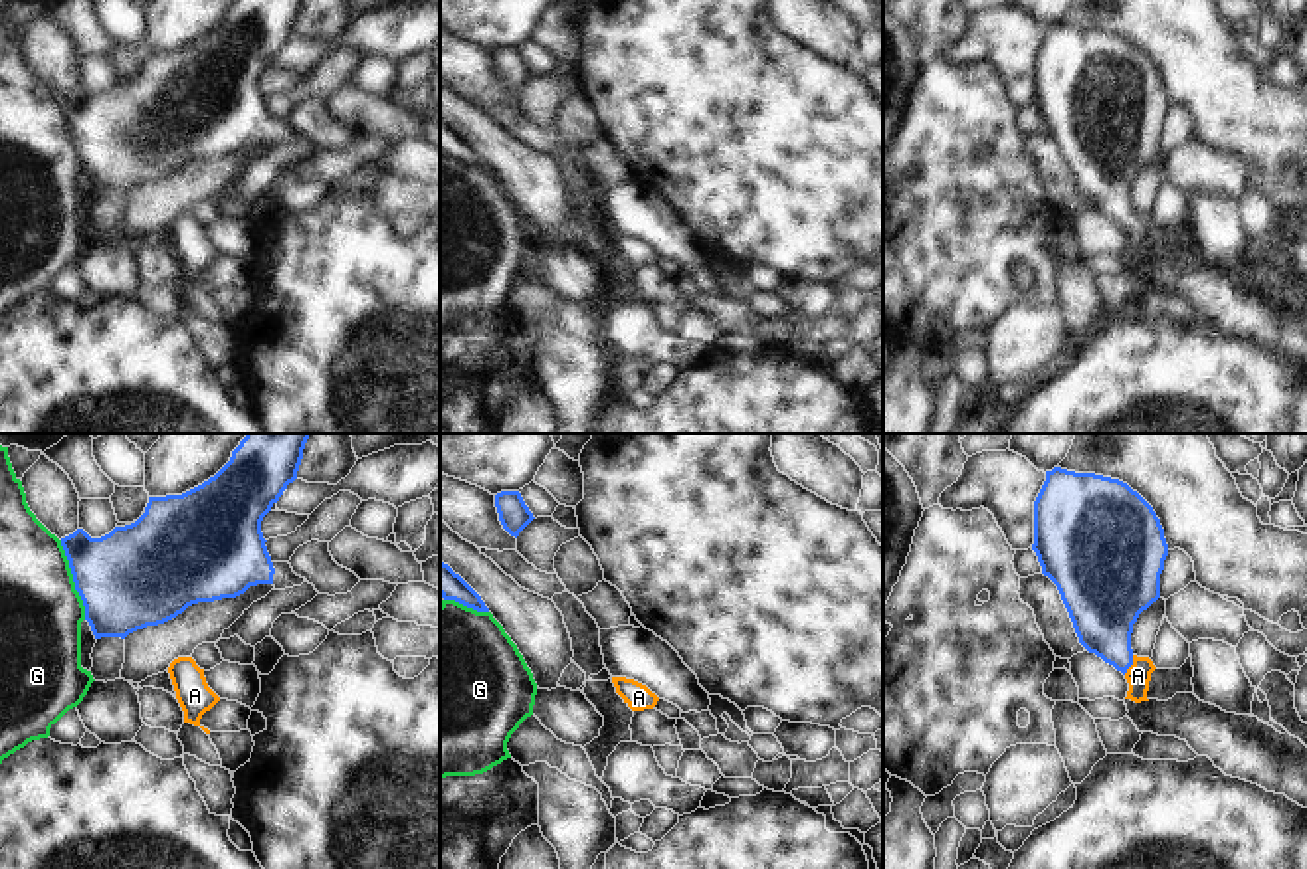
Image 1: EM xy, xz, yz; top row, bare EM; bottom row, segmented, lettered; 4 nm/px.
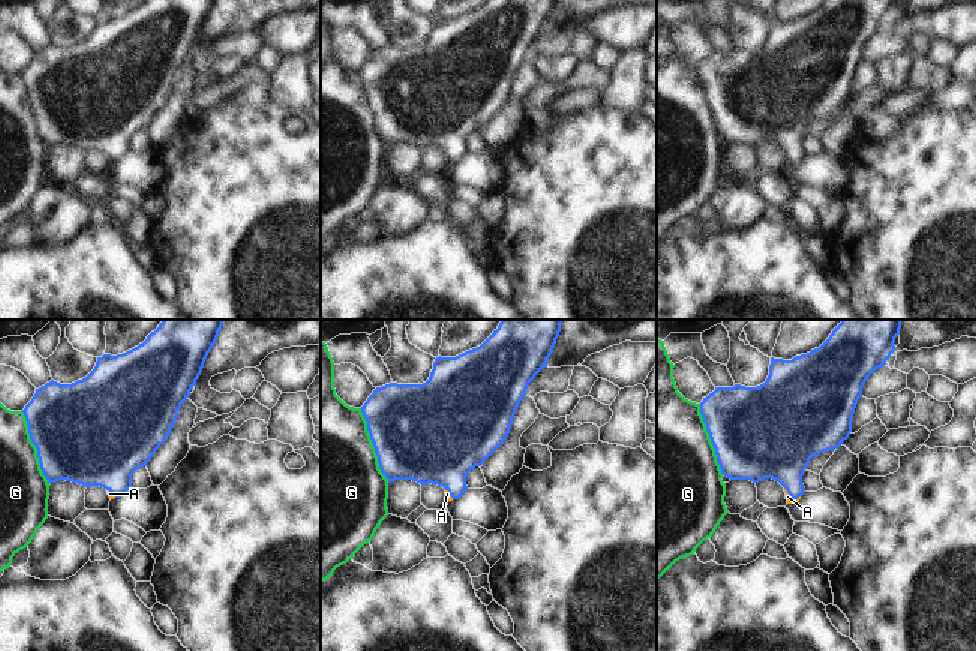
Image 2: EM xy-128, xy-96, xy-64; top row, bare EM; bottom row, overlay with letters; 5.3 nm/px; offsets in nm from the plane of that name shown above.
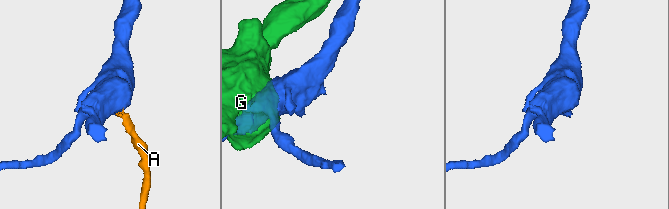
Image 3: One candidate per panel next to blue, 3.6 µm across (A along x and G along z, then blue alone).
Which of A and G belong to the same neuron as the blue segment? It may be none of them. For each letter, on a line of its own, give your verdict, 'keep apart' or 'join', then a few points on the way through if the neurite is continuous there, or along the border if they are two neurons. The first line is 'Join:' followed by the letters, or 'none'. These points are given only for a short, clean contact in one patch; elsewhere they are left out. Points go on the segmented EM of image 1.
Join: A
A: join | across yz (1104, 610), (1104, 628), (1129, 666), (1137, 675)
G: keep apart

